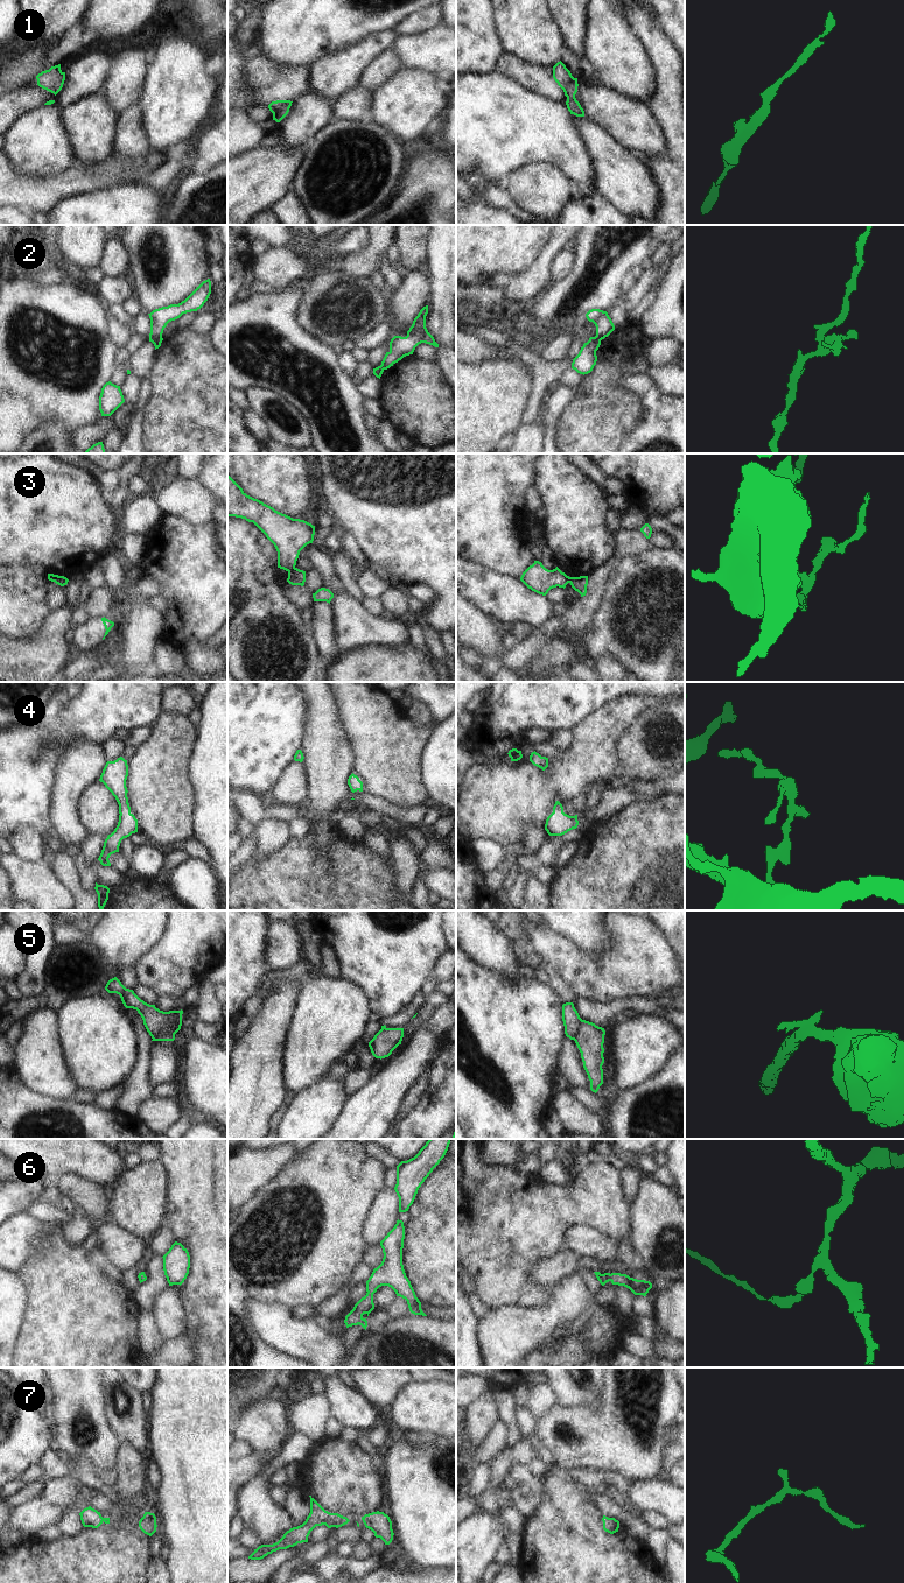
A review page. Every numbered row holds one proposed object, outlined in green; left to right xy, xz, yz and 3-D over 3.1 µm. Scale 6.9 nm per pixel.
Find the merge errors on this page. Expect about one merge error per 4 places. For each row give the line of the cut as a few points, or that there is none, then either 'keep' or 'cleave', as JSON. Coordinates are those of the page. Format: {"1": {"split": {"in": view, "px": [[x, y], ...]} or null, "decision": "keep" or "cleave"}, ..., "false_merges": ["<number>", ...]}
{"1": {"split": null, "decision": "keep"}, "2": {"split": {"in": "yz", "px": [[594, 337], [600, 342]]}, "decision": "cleave"}, "3": {"split": {"in": "xz", "px": [[294, 567], [288, 571]]}, "decision": "cleave"}, "4": {"split": null, "decision": "keep"}, "5": {"split": {"in": "xy", "px": [[174, 1033], [163, 1032], [153, 1039]]}, "decision": "cleave"}, "6": {"split": null, "decision": "keep"}, "7": {"split": null, "decision": "keep"}, "false_merges": ["2", "3", "5"]}

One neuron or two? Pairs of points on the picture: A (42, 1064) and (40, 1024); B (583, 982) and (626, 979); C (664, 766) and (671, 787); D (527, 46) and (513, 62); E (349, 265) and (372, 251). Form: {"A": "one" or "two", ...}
{"A": "one", "B": "one", "C": "two", "D": "two", "E": "one"}

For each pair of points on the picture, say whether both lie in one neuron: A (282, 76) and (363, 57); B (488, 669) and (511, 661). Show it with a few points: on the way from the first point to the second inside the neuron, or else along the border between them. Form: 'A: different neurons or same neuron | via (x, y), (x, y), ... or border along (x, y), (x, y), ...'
A: different neurons | border along (310, 64), (308, 89), (299, 96)
B: same neuron | via (493, 665), (505, 662)

